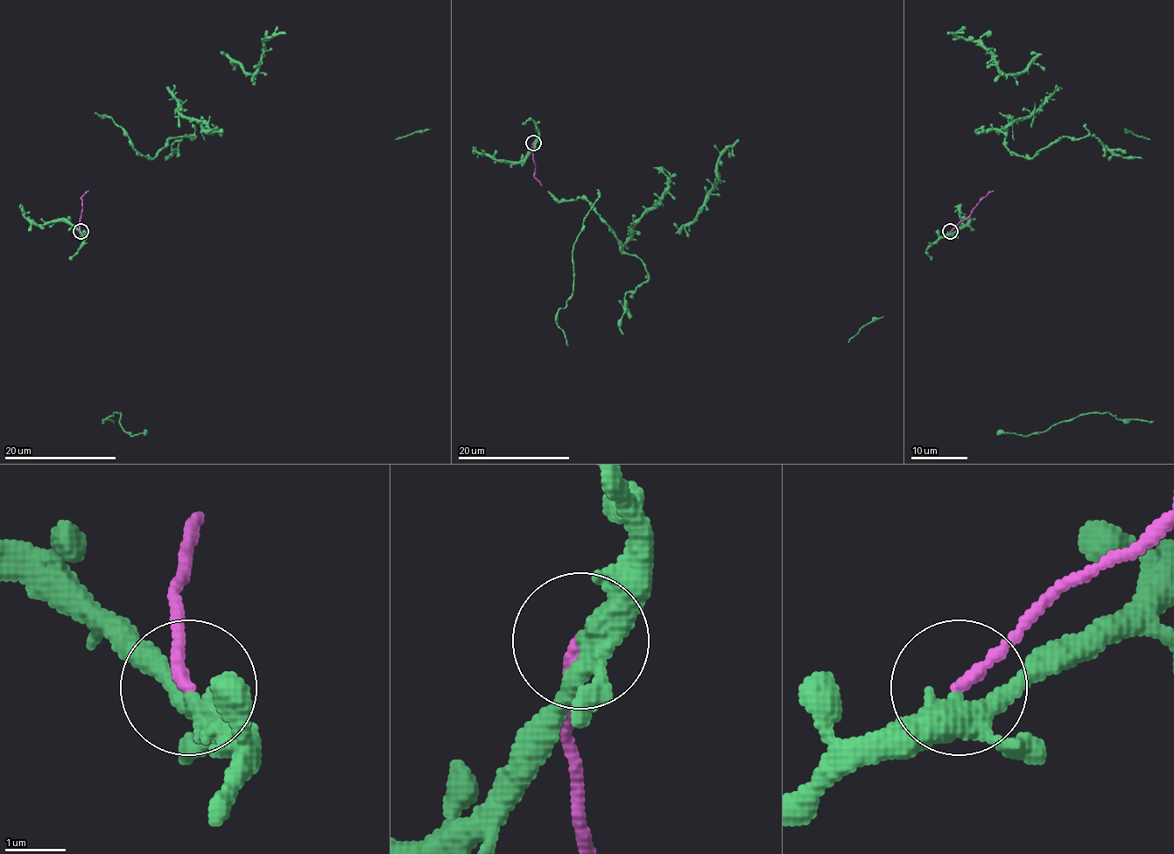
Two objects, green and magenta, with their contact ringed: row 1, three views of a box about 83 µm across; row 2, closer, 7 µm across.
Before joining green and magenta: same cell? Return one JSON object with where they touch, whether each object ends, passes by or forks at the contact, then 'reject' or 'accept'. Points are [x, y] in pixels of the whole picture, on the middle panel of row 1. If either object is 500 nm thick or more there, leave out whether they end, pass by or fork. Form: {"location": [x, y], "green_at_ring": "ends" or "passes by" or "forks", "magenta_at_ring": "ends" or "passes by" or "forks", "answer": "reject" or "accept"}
{"location": [533, 143], "green_at_ring": "forks", "magenta_at_ring": "ends", "answer": "reject"}

